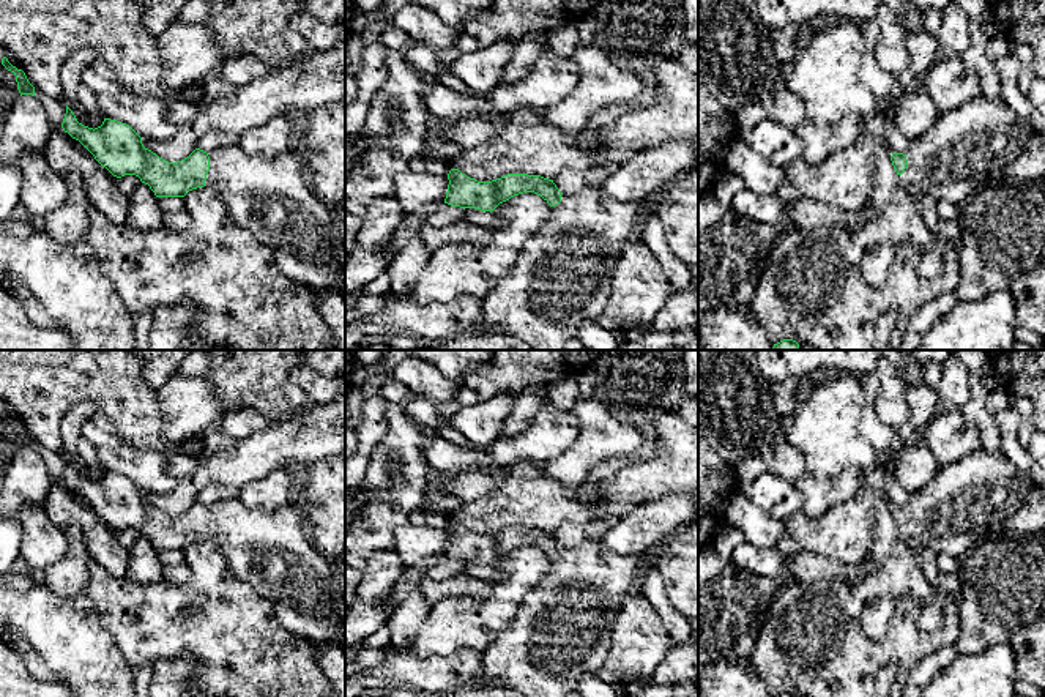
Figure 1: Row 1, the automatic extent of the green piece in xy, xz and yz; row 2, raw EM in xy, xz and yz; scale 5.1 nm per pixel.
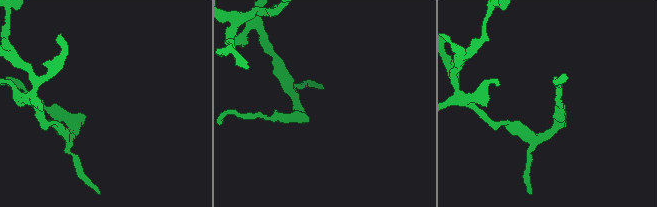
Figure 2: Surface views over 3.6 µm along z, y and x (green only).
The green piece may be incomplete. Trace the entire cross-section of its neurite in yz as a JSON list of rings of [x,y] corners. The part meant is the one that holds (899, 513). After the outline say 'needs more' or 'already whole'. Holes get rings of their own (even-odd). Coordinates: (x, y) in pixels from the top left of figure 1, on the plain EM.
[[[984,448],[939,468],[938,476],[900,506],[892,506],[898,539],[914,554],[932,549],[961,560],[987,539],[1031,536],[1045,531],[1045,484],[1037,484],[1009,459]]]; needs more

